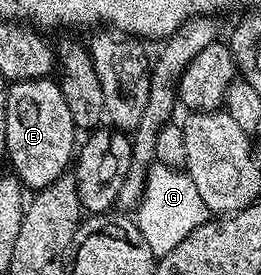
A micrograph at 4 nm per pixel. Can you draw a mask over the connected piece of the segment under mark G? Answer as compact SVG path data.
M158 162L151 165L147 172L143 195L135 209L135 220L142 239L149 245L150 251L157 259L171 252L193 229L199 228L210 217L208 206L205 205L197 185L187 175L186 170Z

